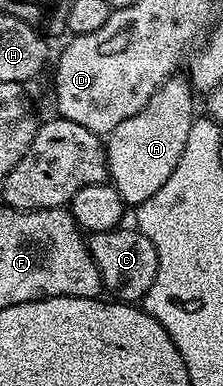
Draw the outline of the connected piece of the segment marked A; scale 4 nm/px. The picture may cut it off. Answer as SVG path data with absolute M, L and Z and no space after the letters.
M174 73L153 94L151 101L135 113L135 117L127 117L123 125L115 125L115 129L109 132L105 143L108 182L113 184L126 205L147 201L147 197L152 197L159 190L159 185L164 185L167 177L171 177L175 165L179 165L183 145L187 145L187 132L195 118L193 98L195 92L188 78Z

